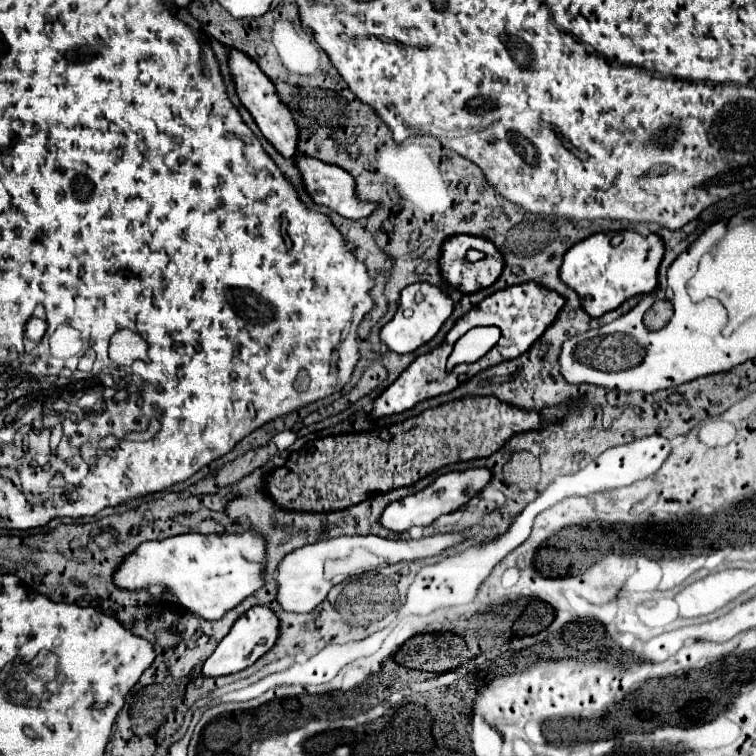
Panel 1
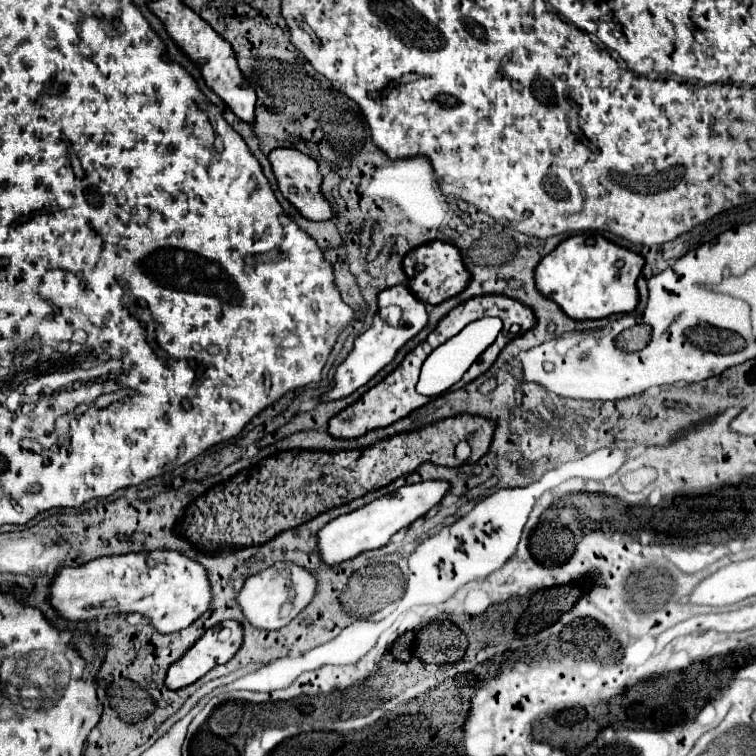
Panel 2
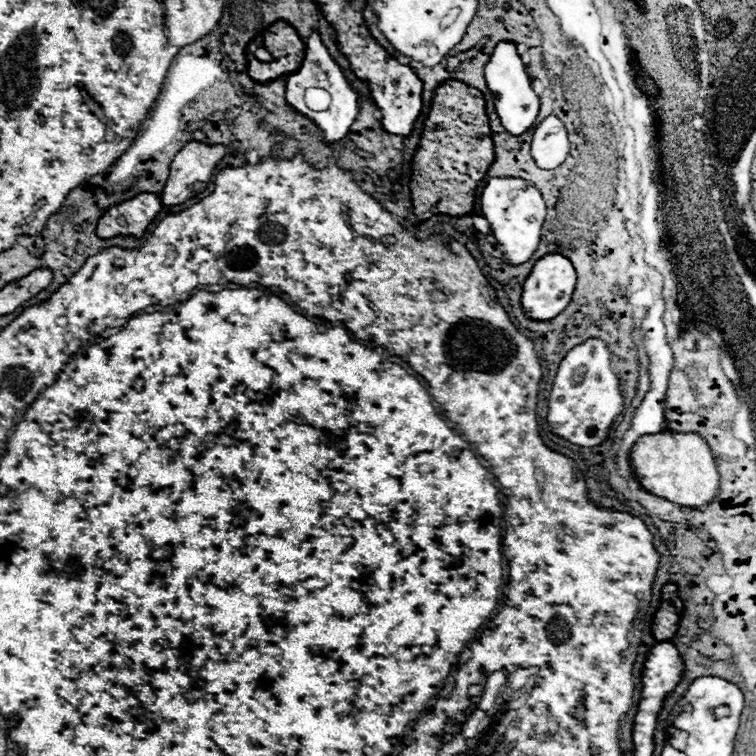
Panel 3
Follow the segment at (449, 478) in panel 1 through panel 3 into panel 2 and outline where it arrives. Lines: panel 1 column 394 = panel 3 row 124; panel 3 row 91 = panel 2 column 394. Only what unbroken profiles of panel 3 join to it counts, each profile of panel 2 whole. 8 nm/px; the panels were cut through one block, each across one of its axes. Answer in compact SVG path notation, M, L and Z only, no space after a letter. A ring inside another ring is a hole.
M430 480L430 482L418 482L410 486L402 486L394 490L392 494L378 498L346 516L338 516L330 520L320 532L318 532L318 554L326 566L338 566L366 550L374 550L384 546L392 534L396 534L400 528L410 526L416 518L424 516L430 508L434 508L442 496L448 492L448 482Z

